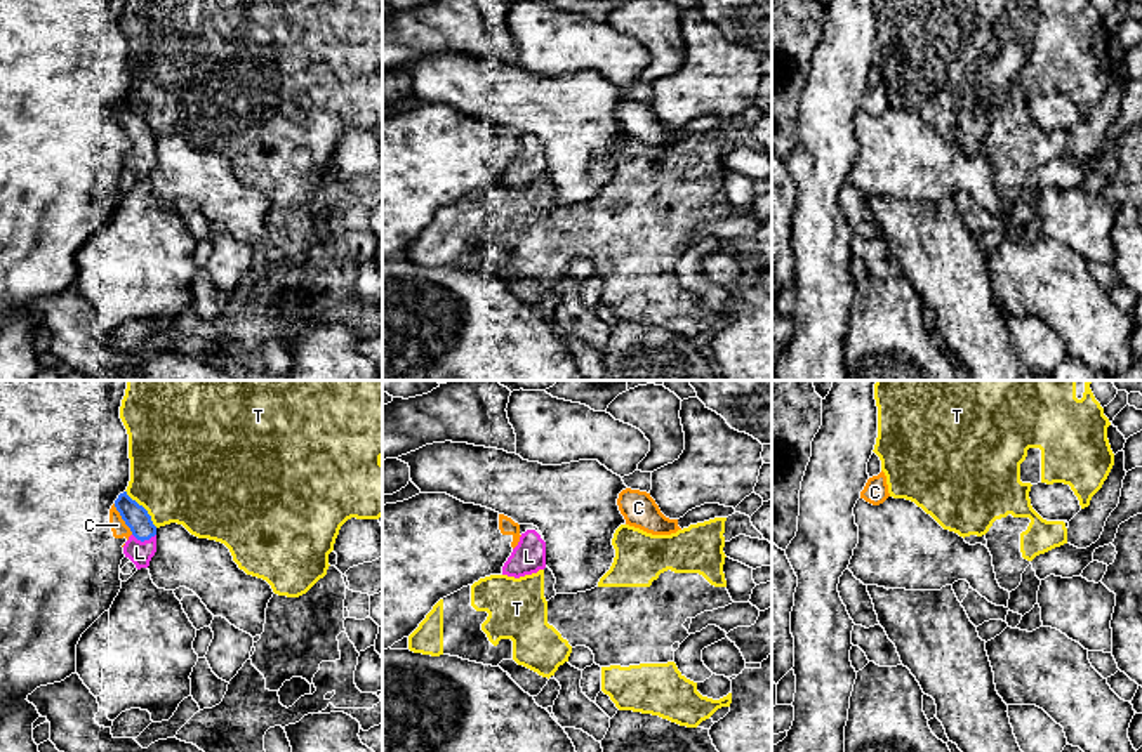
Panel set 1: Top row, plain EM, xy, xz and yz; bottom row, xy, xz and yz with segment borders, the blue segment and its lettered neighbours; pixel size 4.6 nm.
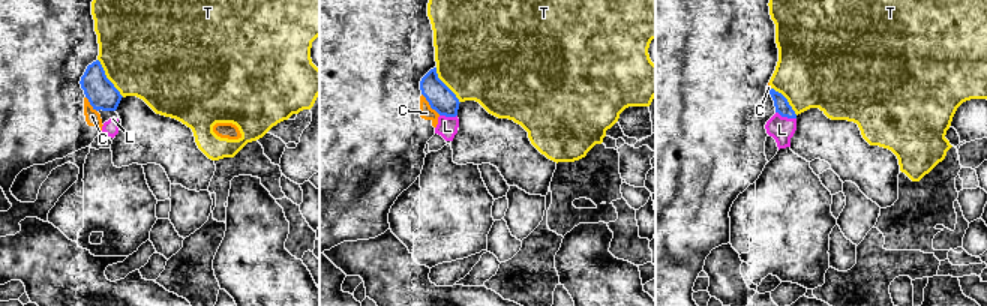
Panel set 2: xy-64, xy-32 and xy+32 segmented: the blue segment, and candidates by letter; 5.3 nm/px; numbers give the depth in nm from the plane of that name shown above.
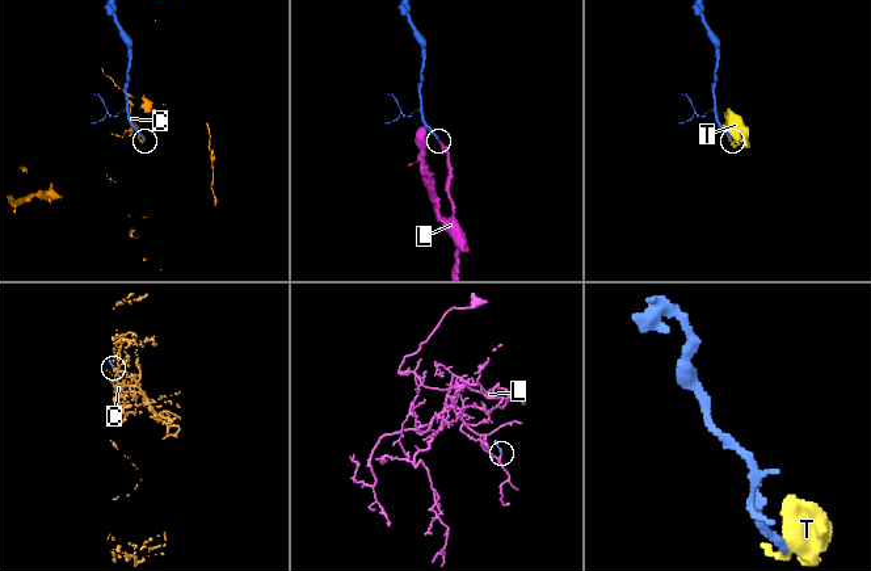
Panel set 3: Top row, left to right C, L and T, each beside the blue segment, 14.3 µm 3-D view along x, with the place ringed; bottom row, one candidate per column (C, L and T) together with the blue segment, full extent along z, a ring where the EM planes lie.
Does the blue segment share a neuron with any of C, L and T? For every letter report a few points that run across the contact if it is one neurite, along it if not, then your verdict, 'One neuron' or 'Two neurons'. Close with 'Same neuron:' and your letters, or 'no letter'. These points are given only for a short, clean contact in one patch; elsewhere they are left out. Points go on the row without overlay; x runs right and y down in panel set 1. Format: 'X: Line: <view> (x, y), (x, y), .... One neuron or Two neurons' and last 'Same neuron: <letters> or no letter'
C: Two neurons
L: Line: xy (136, 127), (145, 150), (139, 164). One neuron
T: Line: xy (126, 101), (157, 138). Two neurons
Same neuron: L

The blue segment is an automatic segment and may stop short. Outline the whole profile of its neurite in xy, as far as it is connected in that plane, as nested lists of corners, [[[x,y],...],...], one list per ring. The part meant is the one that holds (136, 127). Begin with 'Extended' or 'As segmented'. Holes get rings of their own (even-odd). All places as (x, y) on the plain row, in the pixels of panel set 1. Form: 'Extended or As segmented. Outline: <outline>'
Extended. Outline: [[[127,102],[118,106],[115,118],[132,142],[123,156],[125,168],[129,168],[137,181],[148,179],[156,163],[156,137],[151,127],[143,116],[132,111]]]

